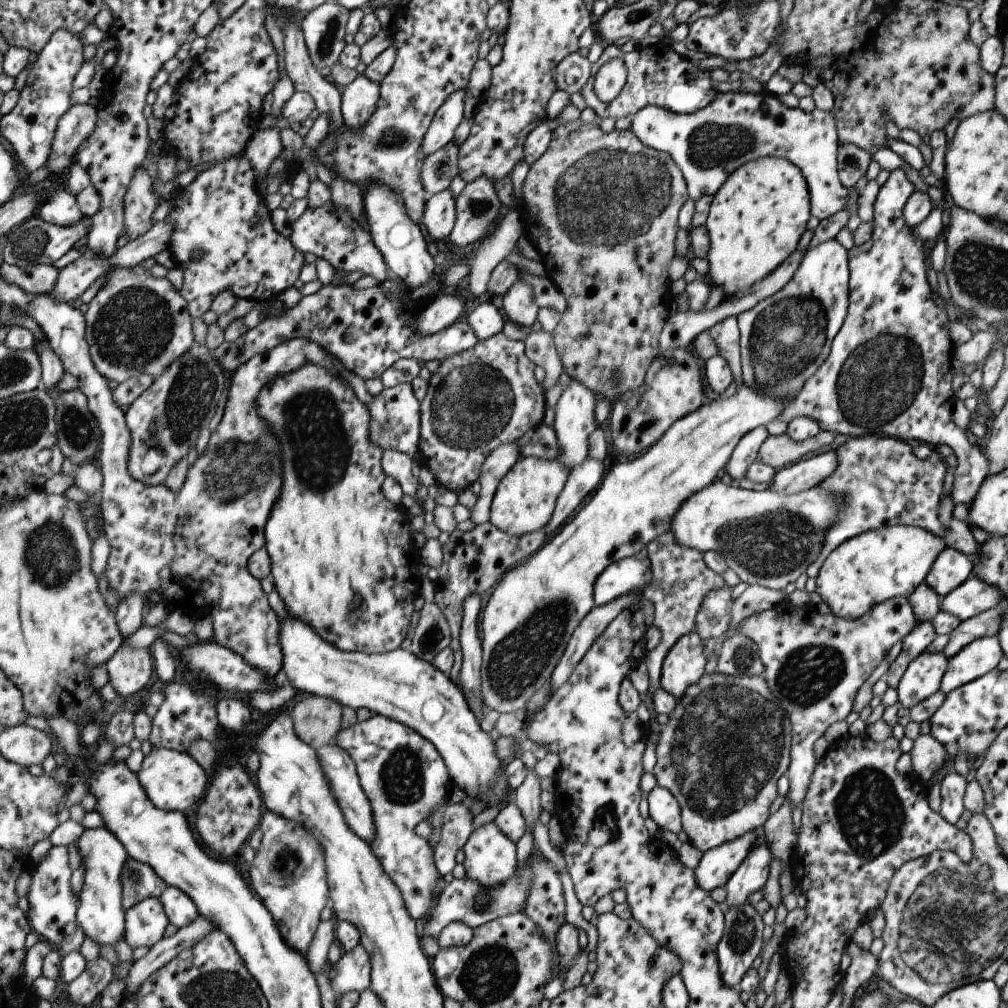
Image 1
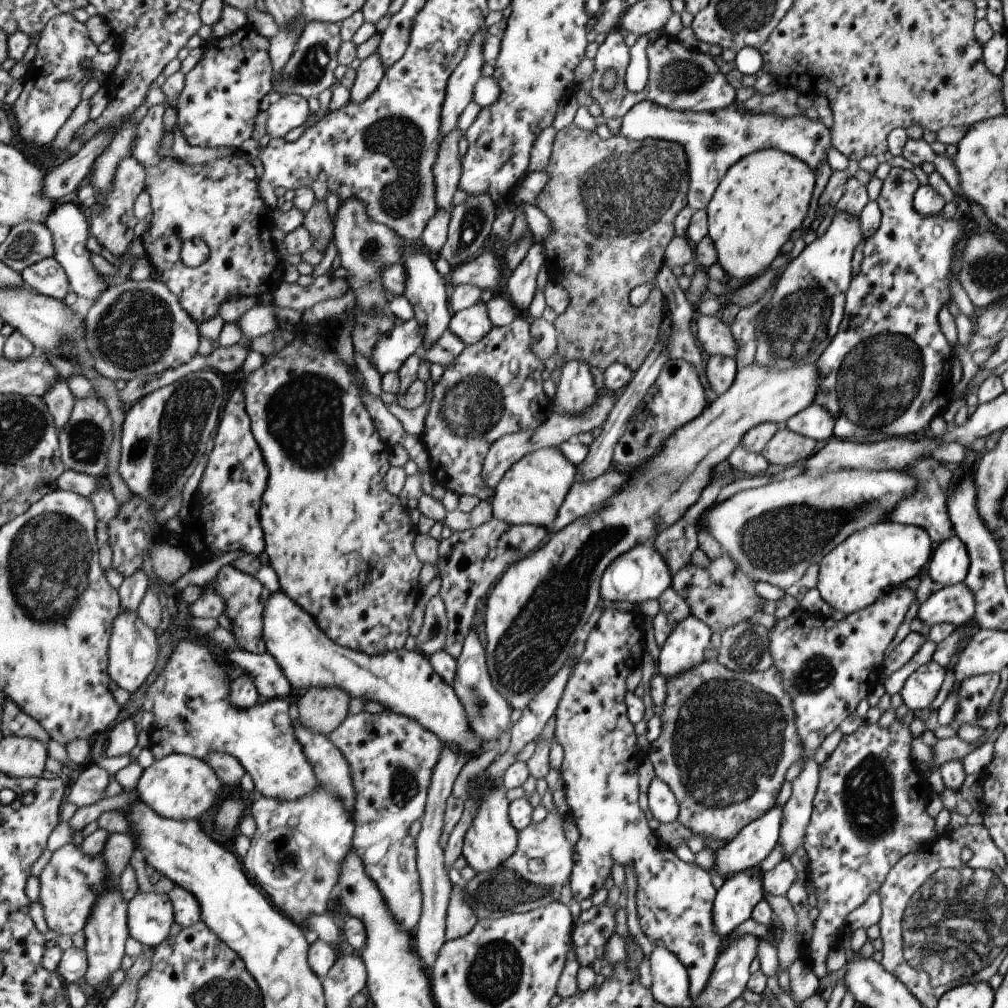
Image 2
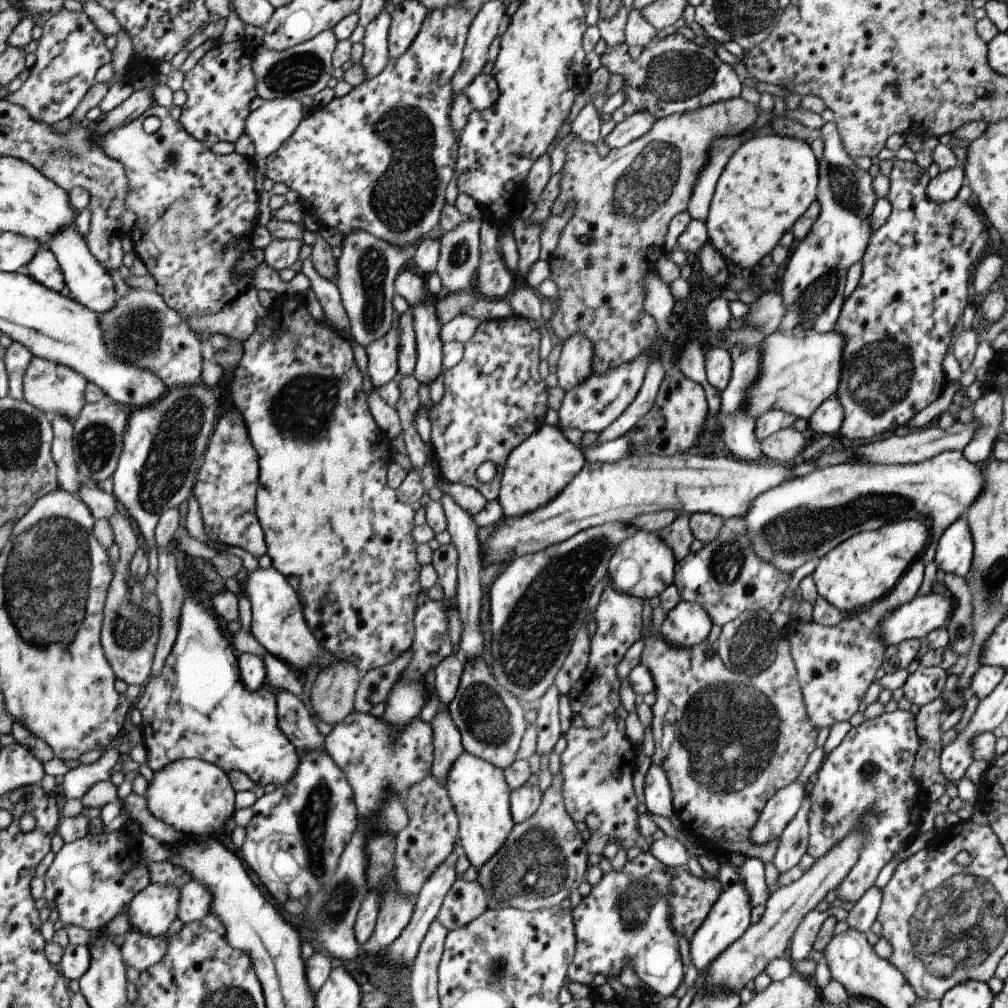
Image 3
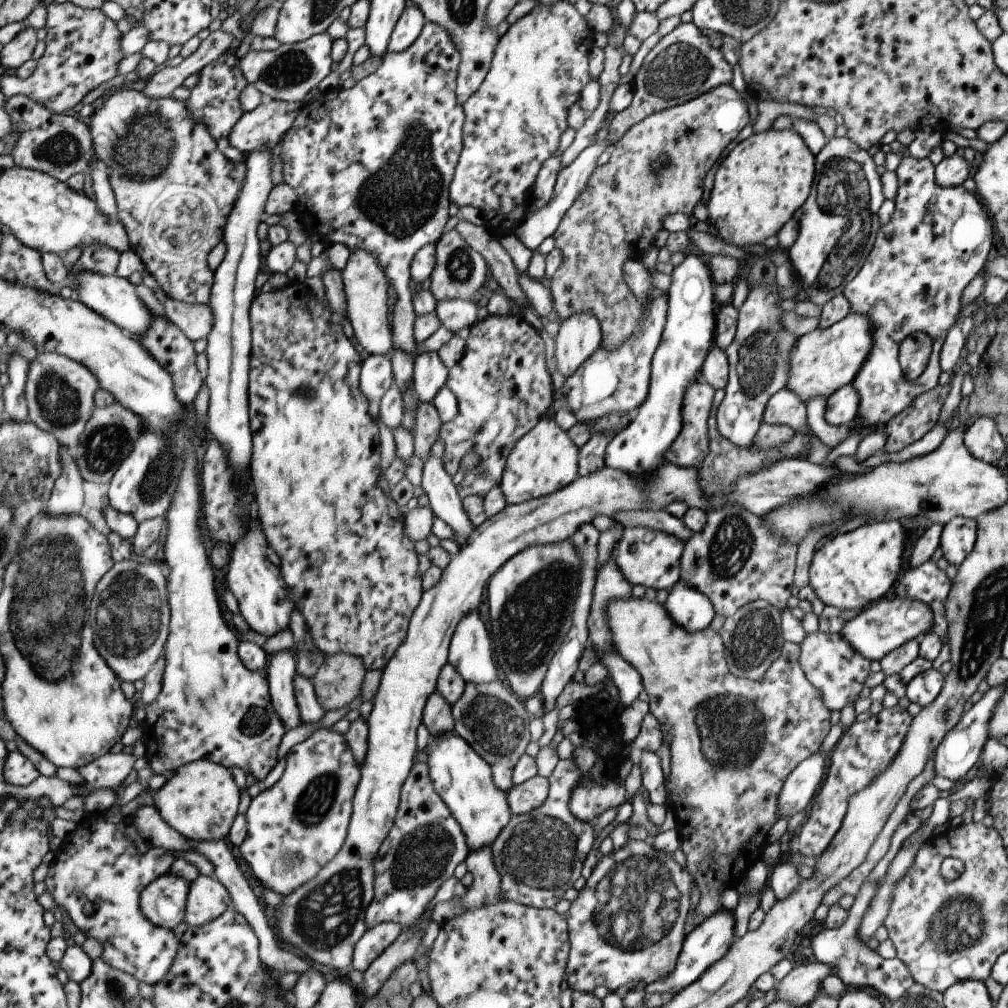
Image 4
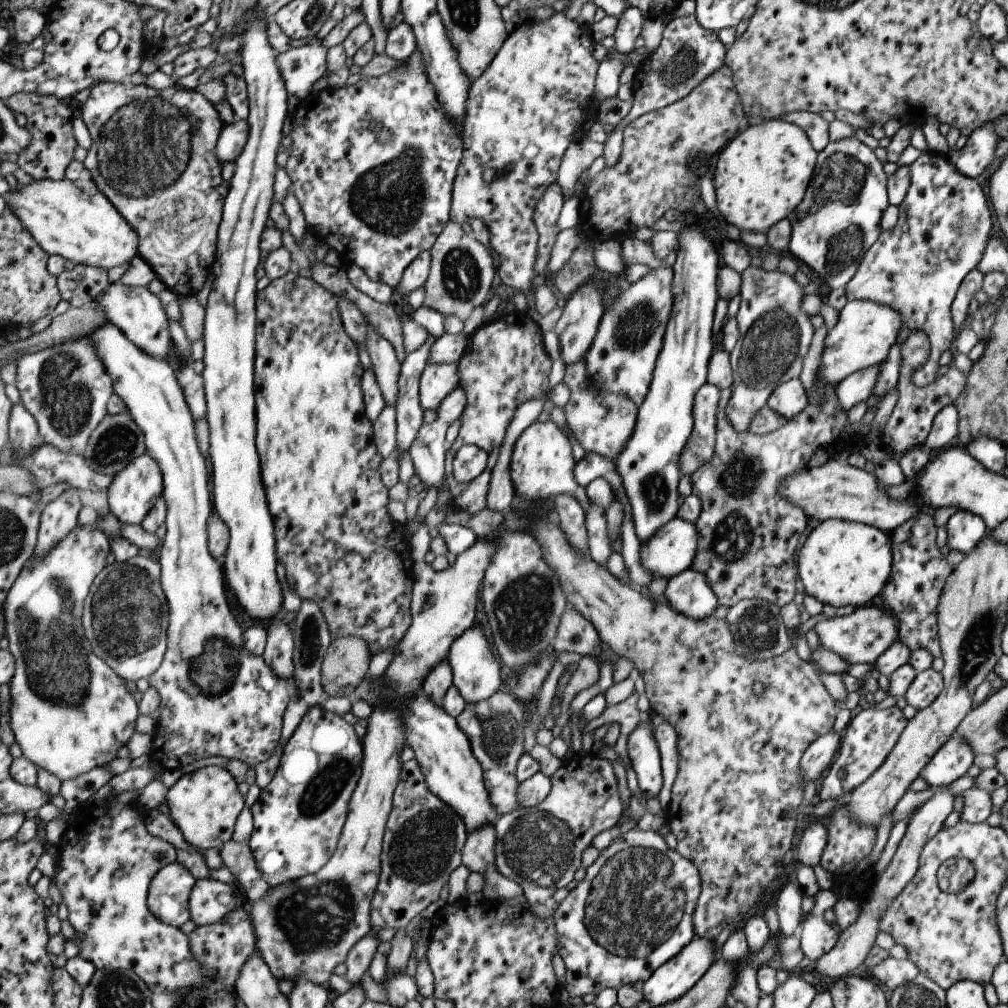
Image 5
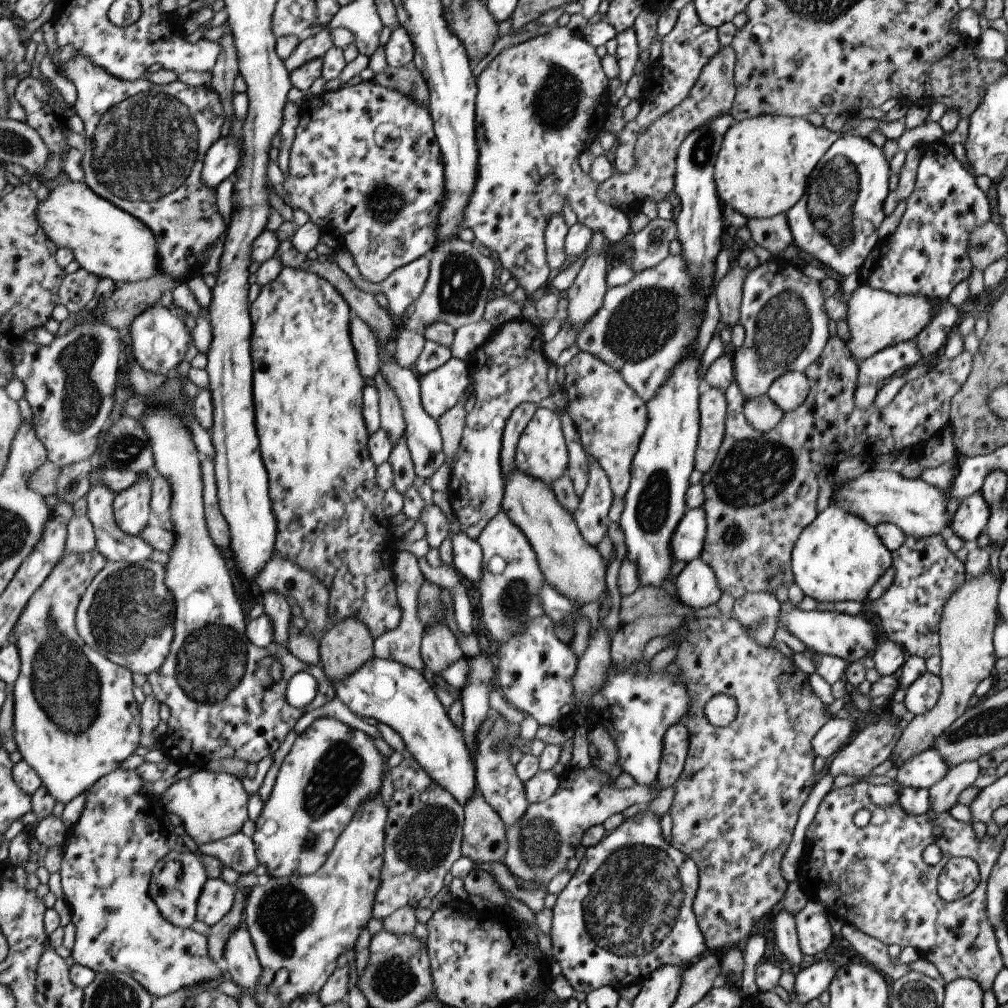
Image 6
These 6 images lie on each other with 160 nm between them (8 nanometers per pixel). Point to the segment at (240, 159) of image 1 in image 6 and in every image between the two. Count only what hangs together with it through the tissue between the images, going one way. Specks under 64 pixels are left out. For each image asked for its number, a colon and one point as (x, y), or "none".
2: (220, 203)
3: (196, 210)
4: (176, 189)
5: (154, 155)
6: (145, 144)

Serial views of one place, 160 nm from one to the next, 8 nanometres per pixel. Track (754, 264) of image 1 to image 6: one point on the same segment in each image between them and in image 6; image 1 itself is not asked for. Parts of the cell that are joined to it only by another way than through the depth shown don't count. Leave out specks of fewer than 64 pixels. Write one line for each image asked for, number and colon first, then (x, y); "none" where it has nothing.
2: (764, 196)
3: (766, 184)
4: (764, 179)
5: (759, 176)
6: (763, 163)

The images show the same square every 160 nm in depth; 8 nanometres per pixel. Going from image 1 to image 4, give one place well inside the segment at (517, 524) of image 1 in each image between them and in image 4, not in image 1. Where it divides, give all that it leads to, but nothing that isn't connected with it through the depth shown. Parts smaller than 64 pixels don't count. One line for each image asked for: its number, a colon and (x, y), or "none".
2: (530, 491)
3: (537, 469)
4: (544, 460)

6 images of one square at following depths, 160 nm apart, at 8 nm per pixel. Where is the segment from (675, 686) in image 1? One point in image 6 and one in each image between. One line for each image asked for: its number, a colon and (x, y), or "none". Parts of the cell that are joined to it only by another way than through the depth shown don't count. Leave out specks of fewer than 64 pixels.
2: (683, 649)
3: (686, 625)
4: (688, 608)
5: (687, 593)
6: (695, 586)

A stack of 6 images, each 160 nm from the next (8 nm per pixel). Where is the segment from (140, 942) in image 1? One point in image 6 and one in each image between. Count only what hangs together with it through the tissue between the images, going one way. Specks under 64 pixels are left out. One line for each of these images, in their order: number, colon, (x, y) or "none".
2: (151, 916)
3: (152, 911)
4: (164, 902)
5: (169, 895)
6: (178, 880)

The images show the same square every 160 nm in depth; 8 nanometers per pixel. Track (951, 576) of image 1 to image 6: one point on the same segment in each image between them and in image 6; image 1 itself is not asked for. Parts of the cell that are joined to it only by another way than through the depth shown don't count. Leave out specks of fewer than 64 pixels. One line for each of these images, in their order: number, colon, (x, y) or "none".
2: (948, 564)
3: (953, 554)
4: (957, 537)
5: (963, 530)
6: (968, 521)

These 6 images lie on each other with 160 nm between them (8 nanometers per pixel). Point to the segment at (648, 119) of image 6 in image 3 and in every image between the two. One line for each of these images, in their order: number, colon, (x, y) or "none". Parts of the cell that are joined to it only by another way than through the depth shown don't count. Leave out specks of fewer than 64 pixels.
3: (671, 75)
4: (681, 65)
5: (686, 54)

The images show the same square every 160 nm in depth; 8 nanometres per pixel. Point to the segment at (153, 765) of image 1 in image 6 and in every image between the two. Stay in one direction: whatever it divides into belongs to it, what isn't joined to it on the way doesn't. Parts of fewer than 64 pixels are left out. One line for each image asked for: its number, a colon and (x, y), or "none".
2: (180, 786)
3: (195, 796)
4: (201, 800)
5: (205, 804)
6: (211, 805)

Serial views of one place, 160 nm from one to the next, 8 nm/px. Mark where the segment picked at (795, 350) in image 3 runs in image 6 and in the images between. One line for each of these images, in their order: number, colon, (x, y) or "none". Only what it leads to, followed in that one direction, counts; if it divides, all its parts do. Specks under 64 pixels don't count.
4: (821, 361)
5: (864, 331)
6: (875, 319)

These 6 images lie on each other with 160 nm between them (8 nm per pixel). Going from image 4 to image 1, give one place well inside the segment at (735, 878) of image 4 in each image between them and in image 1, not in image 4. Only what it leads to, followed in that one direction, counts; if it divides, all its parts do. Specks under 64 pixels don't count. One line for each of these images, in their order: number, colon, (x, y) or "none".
1: (726, 742)
2: (726, 738)
3: (727, 742)

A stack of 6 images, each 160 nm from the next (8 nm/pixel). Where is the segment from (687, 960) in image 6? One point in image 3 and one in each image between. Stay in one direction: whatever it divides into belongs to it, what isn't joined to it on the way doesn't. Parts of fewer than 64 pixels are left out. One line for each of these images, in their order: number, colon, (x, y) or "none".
3: (624, 919)
4: (626, 924)
5: (632, 912)

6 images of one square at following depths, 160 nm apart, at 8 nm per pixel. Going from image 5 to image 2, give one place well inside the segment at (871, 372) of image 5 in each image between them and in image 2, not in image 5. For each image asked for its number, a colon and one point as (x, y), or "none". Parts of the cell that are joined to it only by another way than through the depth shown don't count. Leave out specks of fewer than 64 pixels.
2: (813, 422)
3: (826, 418)
4: (840, 410)

